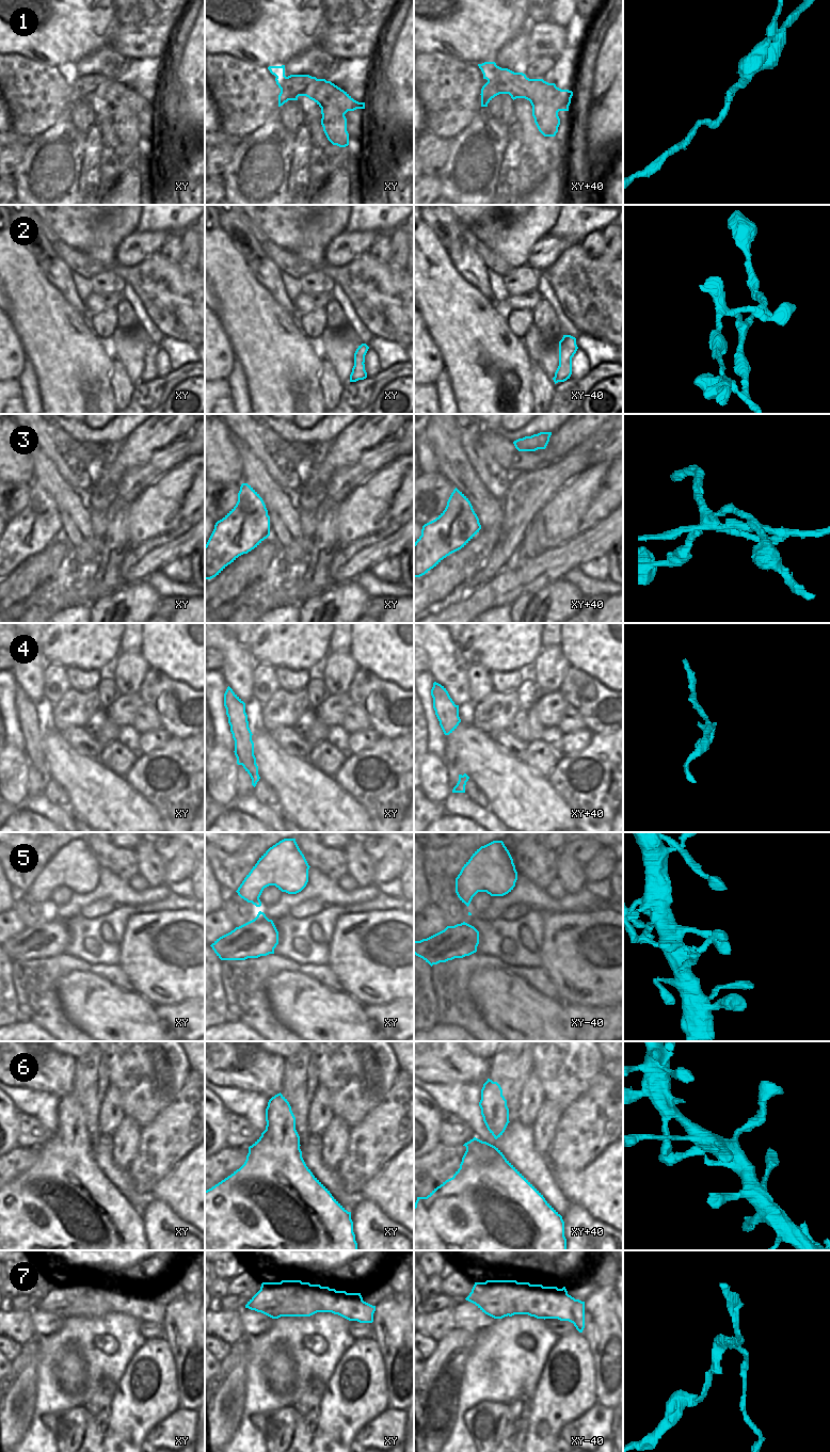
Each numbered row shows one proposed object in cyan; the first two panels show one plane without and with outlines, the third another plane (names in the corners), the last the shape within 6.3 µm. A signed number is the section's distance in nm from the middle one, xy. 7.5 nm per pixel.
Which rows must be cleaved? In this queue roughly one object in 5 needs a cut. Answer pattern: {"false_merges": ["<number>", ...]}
{"false_merges": ["1", "2", "3", "7"]}

